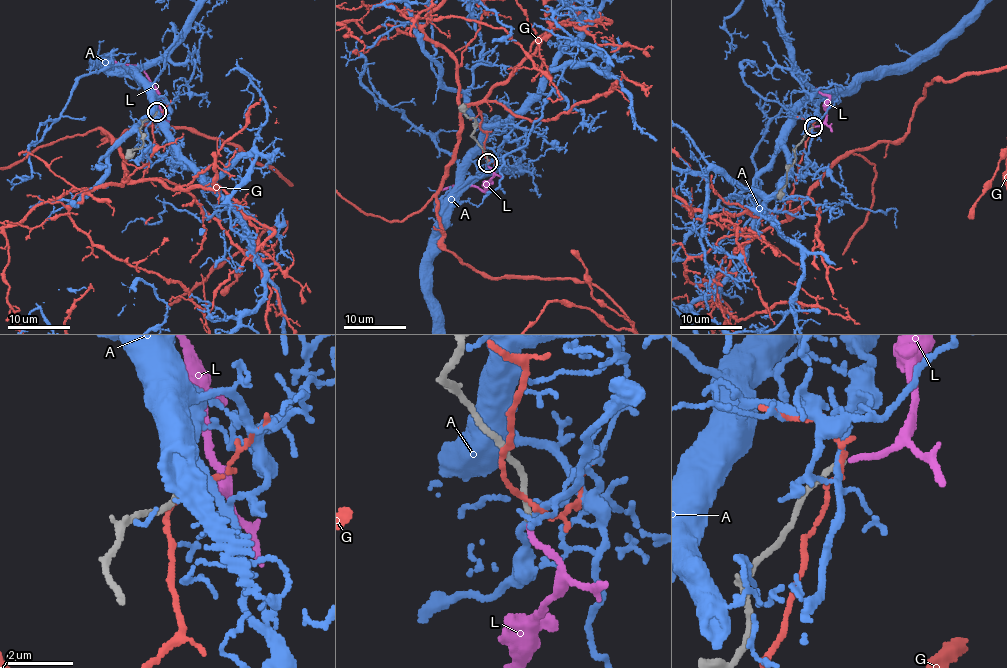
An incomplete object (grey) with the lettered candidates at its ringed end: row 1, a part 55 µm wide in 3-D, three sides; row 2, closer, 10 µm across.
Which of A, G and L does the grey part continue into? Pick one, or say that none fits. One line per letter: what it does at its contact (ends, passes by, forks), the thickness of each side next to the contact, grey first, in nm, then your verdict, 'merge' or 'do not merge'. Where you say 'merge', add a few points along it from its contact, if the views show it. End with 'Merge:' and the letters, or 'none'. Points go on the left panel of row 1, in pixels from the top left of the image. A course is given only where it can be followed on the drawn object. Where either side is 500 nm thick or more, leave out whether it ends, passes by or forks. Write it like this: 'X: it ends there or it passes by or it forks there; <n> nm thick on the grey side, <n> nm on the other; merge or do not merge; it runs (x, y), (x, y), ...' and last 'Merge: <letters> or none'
A: it passes by; 180 nm thick on the grey side, 200 nm on the other; do not merge
G: it passes by; 240 nm thick on the grey side, 110 nm on the other; do not merge
L: it ends there; 160 nm thick on the grey side, 170 nm on the other; merge; it runs (156, 112), (160, 115), (162, 111), (158, 91), (142, 69), (115, 62)
Merge: L

